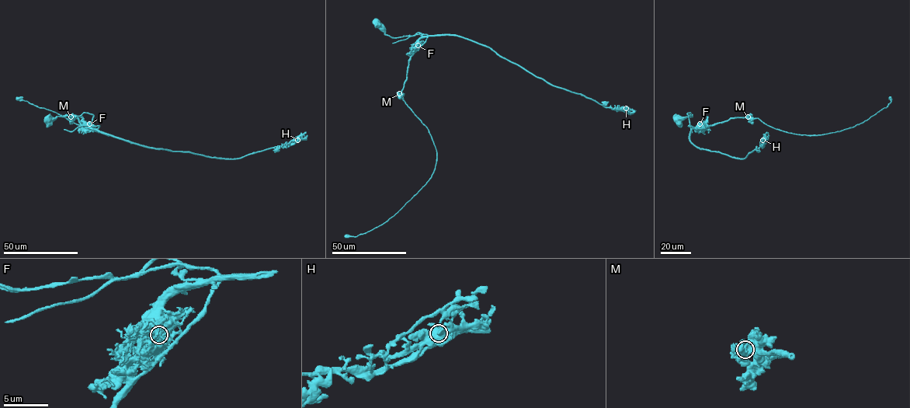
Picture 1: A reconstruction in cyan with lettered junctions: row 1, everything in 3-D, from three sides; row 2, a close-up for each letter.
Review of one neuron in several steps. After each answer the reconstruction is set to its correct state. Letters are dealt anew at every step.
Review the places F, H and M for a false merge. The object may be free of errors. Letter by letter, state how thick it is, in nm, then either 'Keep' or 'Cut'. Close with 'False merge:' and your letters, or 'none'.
F: Thickness 400 nm. Cut
H: Thickness 460 nm. Keep
M: Thickness 480 nm. Keep
False merge: F

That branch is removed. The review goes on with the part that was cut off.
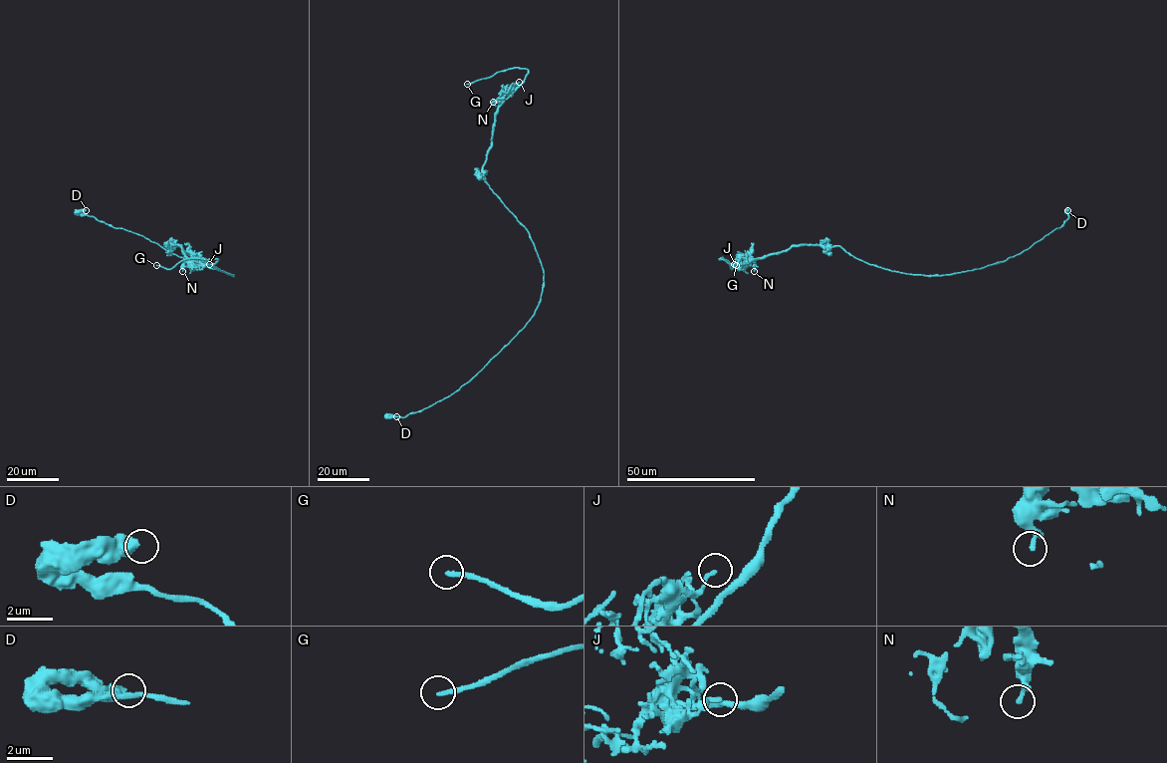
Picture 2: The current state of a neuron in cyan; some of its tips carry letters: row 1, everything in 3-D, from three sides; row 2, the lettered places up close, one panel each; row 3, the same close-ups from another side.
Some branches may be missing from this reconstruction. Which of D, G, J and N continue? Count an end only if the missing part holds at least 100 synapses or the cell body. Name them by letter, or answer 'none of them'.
G

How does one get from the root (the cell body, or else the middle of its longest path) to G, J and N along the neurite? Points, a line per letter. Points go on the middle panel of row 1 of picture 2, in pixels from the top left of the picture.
G: (533, 241), (528, 230), (490, 188), (483, 174), (498, 107), (522, 82), (528, 70), (509, 68), (467, 84)
J: (533, 241), (528, 230), (490, 188), (483, 174), (498, 107), (519, 82)
N: (533, 241), (528, 230), (484, 179), (483, 164), (491, 145), (494, 116), (502, 102), (493, 102)

